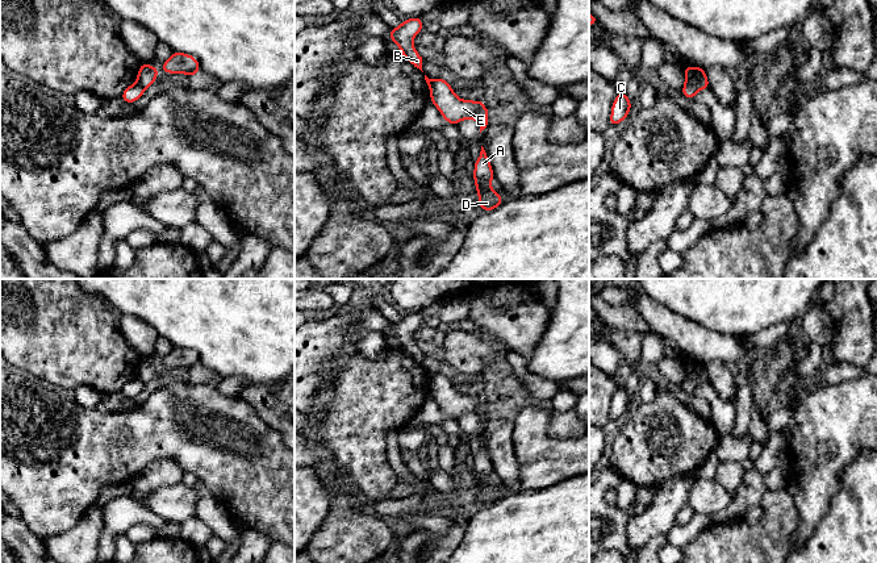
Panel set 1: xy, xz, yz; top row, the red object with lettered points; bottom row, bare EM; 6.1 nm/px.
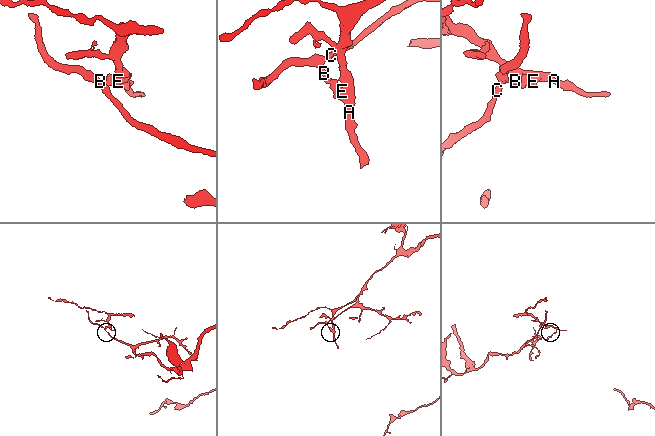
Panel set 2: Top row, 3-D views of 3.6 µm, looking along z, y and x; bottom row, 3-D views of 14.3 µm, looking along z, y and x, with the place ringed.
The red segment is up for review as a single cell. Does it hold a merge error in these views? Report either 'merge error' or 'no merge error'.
merge error

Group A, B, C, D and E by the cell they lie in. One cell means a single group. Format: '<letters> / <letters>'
A D E / B C

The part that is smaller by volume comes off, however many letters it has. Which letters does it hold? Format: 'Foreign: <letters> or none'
Foreign: A, D, E

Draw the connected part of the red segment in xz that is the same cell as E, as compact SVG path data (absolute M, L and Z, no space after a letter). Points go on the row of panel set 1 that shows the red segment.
M440 76L435 79L430 88L430 100L442 117L451 125L458 125L462 120L476 120L480 124L480 133L488 125L488 110L483 100L460 100L452 87Z

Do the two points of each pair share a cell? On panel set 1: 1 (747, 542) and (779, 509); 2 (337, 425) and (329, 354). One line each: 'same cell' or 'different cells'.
1: same cell
2: different cells

